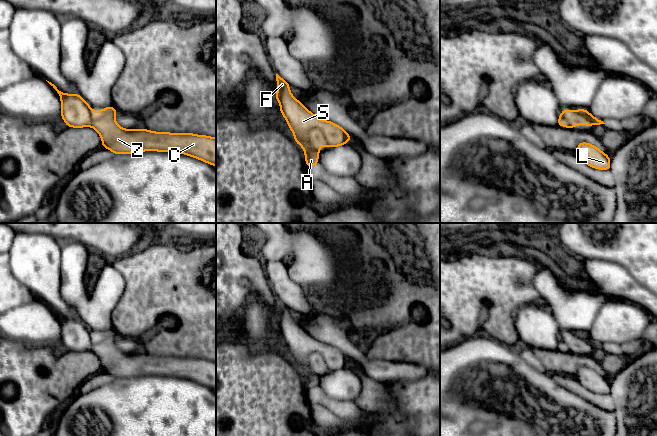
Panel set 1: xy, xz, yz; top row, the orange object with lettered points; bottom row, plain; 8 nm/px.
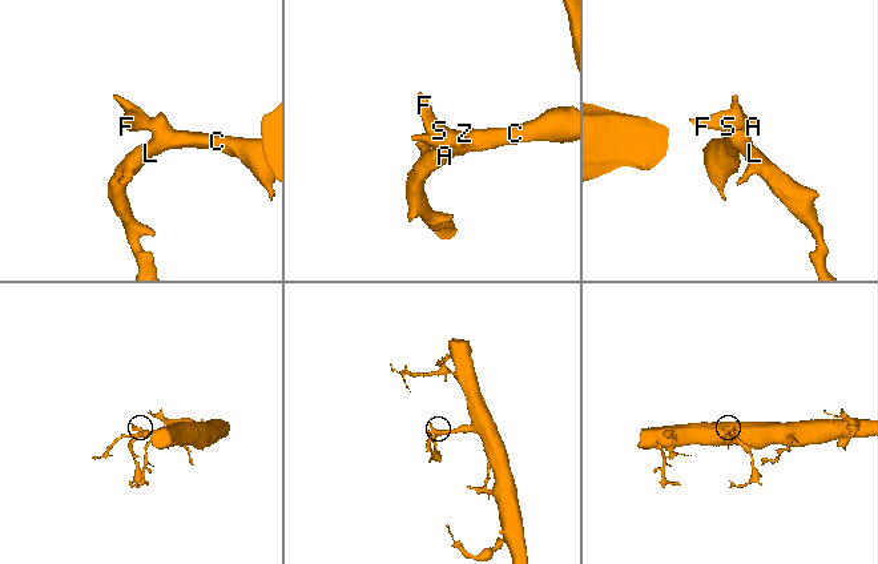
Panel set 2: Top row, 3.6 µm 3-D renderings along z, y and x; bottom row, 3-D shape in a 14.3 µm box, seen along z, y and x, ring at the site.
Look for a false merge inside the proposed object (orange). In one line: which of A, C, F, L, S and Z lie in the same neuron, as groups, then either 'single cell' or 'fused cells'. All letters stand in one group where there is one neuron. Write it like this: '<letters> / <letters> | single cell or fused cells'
A C F L S Z | single cell

